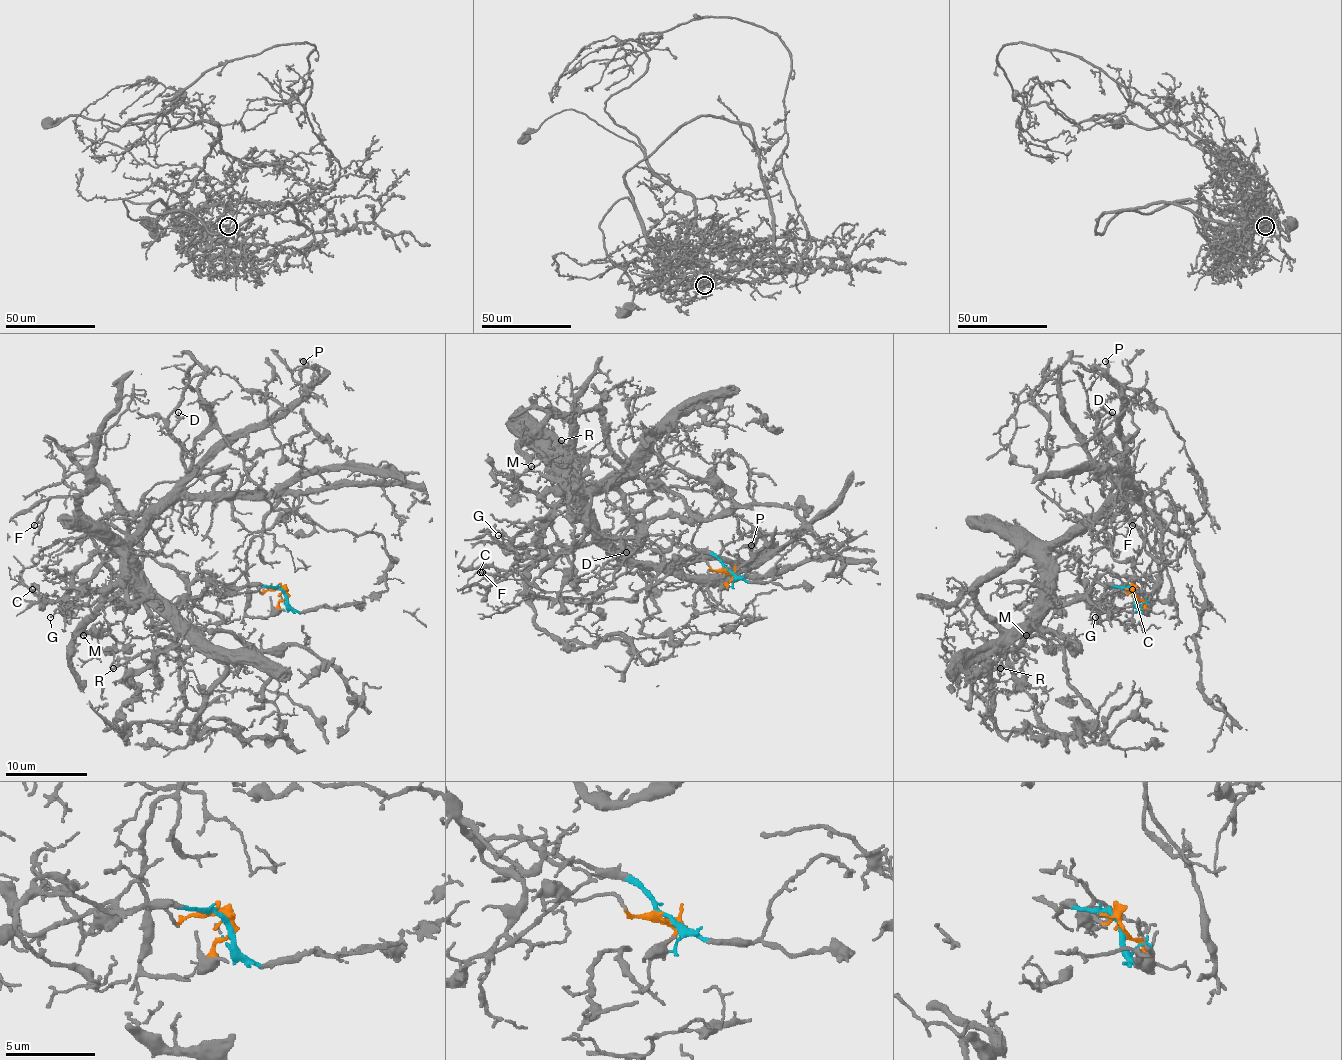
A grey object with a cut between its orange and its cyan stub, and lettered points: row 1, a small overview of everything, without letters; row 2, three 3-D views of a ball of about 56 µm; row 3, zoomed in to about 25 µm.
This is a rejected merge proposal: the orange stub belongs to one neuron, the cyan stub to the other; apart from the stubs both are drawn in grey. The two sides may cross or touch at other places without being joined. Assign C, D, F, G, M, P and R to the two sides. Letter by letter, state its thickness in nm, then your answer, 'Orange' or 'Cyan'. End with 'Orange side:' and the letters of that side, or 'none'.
C: Thickness 130 nm. Orange
D: Thickness 150 nm. Cyan
F: Thickness 140 nm. Orange
G: Thickness 110 nm. Cyan
M: Thickness 140 nm. Cyan
P: Thickness 50 nm. Cyan
R: Thickness 120 nm. Cyan
Orange side: C, F

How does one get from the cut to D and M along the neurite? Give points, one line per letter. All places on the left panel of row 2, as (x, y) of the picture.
D: (282, 593), (197, 580), (176, 603), (168, 603), (129, 552), (186, 476), (182, 448), (172, 435), (178, 411)
M: (282, 593), (197, 580), (176, 603), (166, 603), (123, 554), (123, 576), (84, 627), (94, 634), (82, 636)

